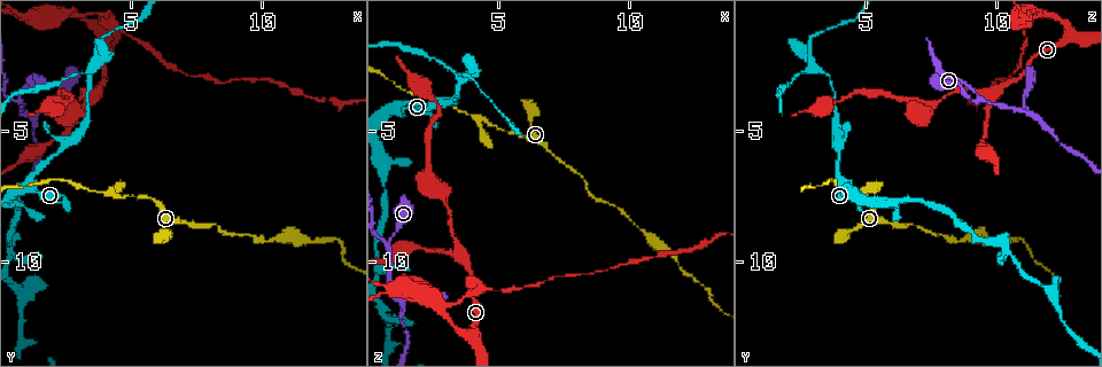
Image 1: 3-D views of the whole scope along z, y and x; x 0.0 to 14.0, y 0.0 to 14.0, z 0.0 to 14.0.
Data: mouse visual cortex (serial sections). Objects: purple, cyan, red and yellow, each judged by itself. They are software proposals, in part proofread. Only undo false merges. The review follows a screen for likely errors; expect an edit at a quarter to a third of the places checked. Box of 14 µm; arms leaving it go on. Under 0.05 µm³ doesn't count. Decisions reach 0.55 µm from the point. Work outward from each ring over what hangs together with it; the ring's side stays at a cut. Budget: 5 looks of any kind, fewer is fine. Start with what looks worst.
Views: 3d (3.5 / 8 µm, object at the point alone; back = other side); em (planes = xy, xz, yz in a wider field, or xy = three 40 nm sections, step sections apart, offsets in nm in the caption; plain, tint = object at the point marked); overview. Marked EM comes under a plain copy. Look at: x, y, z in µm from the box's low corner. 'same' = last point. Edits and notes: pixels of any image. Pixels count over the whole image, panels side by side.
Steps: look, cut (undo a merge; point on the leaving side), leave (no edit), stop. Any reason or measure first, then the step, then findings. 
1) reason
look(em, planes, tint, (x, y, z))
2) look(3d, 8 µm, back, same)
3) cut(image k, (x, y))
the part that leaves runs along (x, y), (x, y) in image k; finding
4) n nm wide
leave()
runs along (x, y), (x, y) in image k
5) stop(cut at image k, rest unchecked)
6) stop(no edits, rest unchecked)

two arms in line, one across
look(em, xy, step 3, tint, (4.2, 7.4, 4.6))

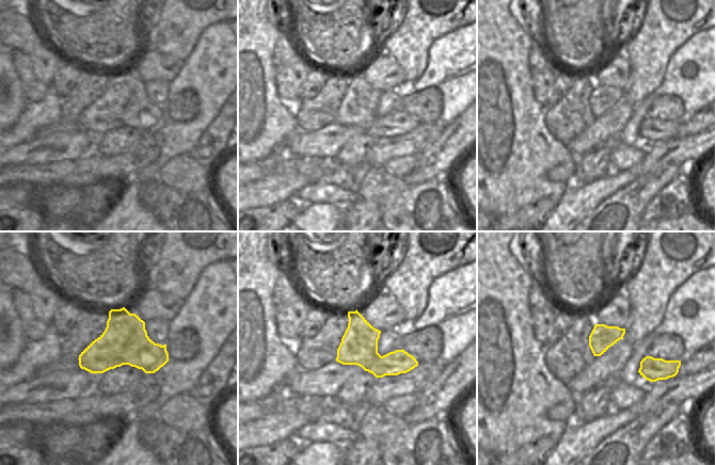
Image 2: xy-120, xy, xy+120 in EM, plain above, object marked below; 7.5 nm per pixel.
look(3d, 3.5 µm, back, same)

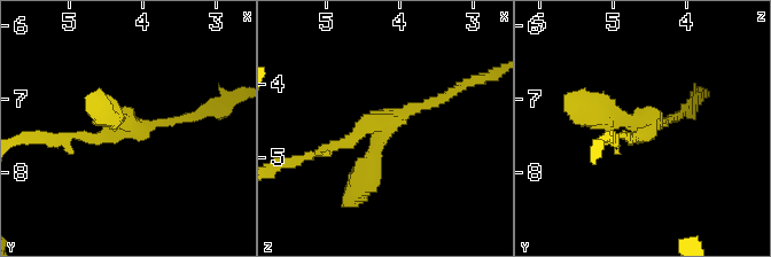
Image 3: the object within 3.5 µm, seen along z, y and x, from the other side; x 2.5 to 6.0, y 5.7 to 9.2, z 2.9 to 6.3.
3 arms
leave()
runs along (314, 156), (367, 126), (449, 98) in image 3; one cell here

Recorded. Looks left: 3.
abrupt turn
look(3d, 8 µm, (1.4, 4.5, 11.5))

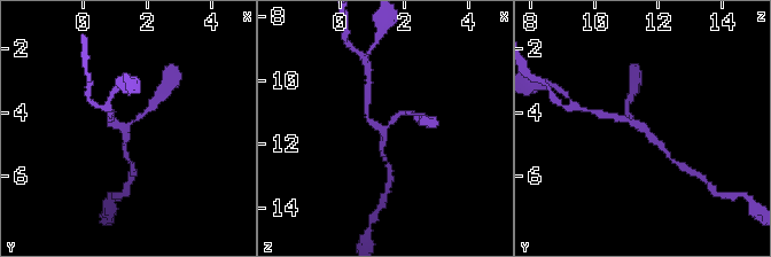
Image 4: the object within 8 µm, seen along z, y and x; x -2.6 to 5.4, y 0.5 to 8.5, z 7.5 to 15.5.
look(3d, 3.5 µm, (1.2, 4.4, 11.5))

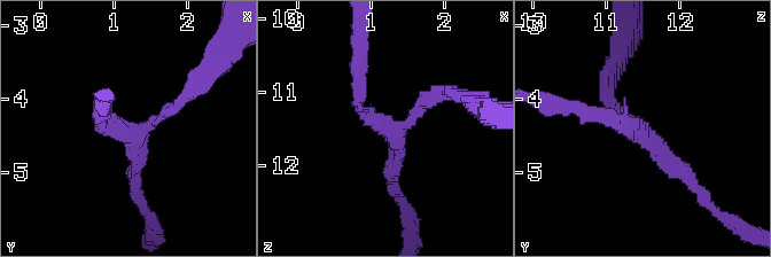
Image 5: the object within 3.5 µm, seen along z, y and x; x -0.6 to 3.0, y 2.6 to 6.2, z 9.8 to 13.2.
3 arms; arms of 150, 200, 200 nm; now the EM
look(em, xy, step 2, tint, (1.25, 4.50, 11.50))

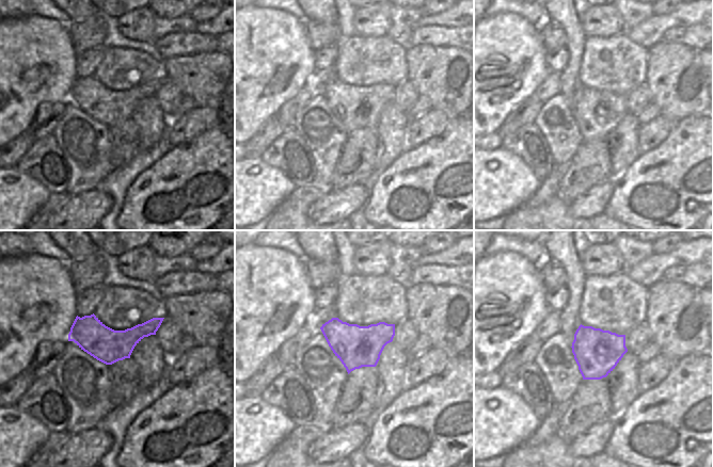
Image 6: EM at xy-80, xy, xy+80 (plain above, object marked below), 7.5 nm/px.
leave()
runs along (101, 114), (133, 134), (186, 95) in image 5; one cell here

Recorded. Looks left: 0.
stop(no edits, rest unchecked)

